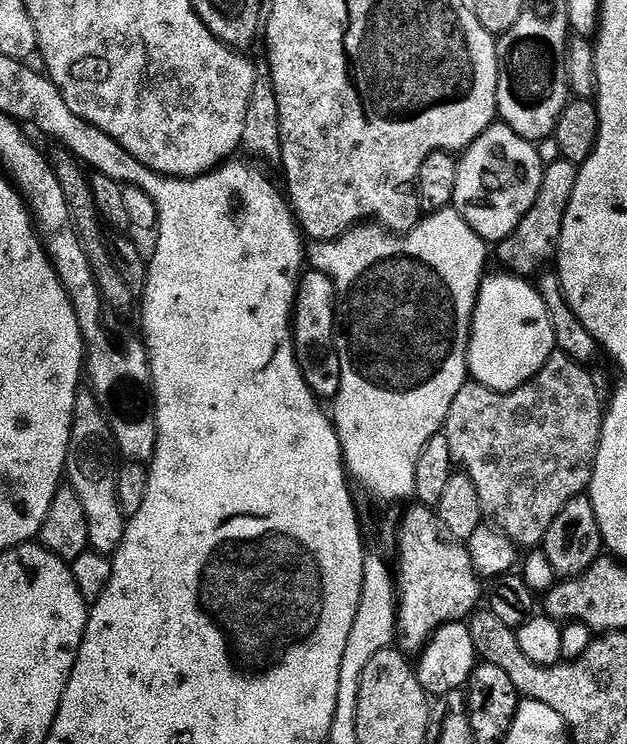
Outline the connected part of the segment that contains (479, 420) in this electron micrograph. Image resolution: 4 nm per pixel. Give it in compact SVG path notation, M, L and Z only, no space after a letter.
M557 350L548 359L544 369L518 390L491 392L486 386L469 382L462 386L462 390L458 390L458 398L454 398L454 406L450 406L450 414L446 418L442 434L446 438L446 442L450 442L453 465L459 466L468 475L470 482L474 484L474 490L478 490L478 502L484 511L484 520L499 528L521 549L539 549L546 538L546 530L550 530L550 522L554 522L554 518L558 518L562 506L566 506L566 502L570 502L570 498L585 495L589 491L592 483L592 471L596 465L596 455L600 445L600 431L604 425L604 413L606 411L602 400L600 404L600 392L596 389L596 380L590 373L592 372L583 364L579 364L574 358L570 358L566 353Z

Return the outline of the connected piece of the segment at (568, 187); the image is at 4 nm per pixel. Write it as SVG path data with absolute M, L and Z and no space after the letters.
M556 158L553 164L549 163L544 169L542 186L534 206L518 222L518 226L505 240L495 245L496 256L505 264L509 273L521 278L532 278L545 267L548 259L557 255L560 246L560 235L566 218L566 210L570 198L574 194L576 185L577 165L571 164L569 160Z

